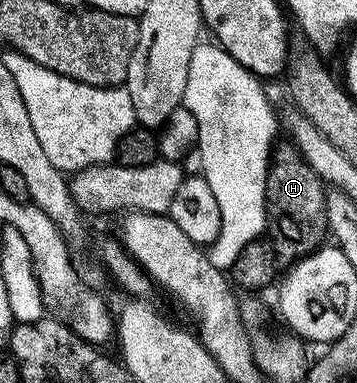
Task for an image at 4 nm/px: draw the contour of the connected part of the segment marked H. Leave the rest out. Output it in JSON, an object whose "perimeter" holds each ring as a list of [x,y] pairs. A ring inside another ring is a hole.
{"perimeter":[[[293,142],[275,143],[270,153],[270,169],[266,171],[266,231],[265,235],[274,247],[279,265],[293,266],[298,261],[315,252],[327,239],[326,227],[326,194],[324,181],[308,166],[308,162],[300,154],[298,147]]]}

